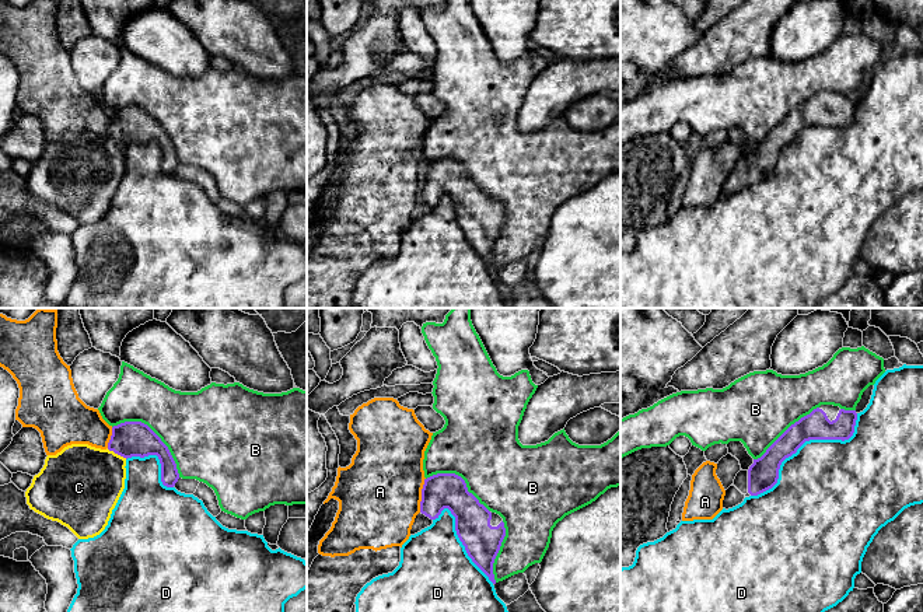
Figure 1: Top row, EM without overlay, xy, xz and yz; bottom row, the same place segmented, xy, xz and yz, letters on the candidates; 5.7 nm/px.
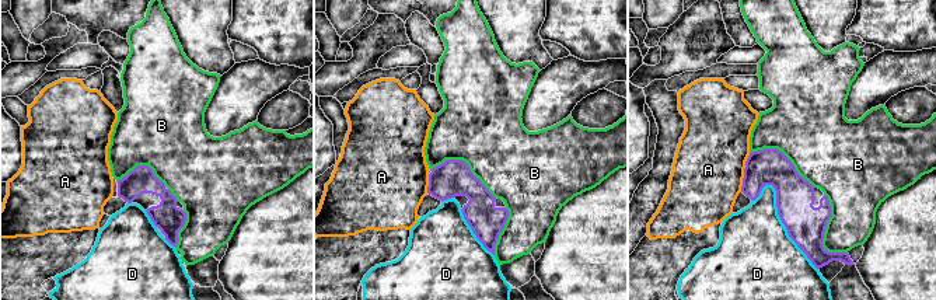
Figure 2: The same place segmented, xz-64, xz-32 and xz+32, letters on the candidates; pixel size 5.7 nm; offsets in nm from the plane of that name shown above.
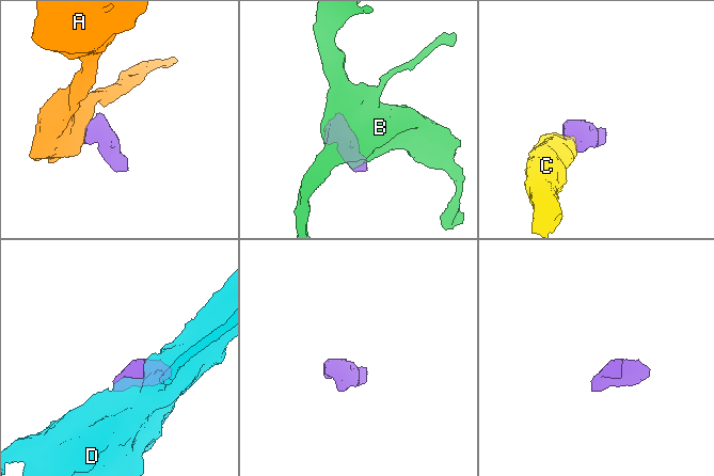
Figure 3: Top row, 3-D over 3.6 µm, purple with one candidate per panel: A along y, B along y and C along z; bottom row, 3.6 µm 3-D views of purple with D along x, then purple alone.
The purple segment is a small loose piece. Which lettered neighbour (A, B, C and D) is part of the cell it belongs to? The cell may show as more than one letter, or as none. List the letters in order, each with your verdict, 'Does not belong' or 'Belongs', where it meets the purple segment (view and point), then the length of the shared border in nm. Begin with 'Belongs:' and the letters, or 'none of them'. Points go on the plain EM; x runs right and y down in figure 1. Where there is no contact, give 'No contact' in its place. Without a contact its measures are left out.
Belongs: C
A: Does not belong. Touches purple at xz (422, 181). Shared border 200 nm
B: Does not belong. Touches purple at xy (156, 121). Shared border 480 nm
C: Belongs. Touches purple at xy (116, 139). Shared border 130 nm
D: Does not belong. Touches purple at yz (804, 128). Shared border 800 nm

